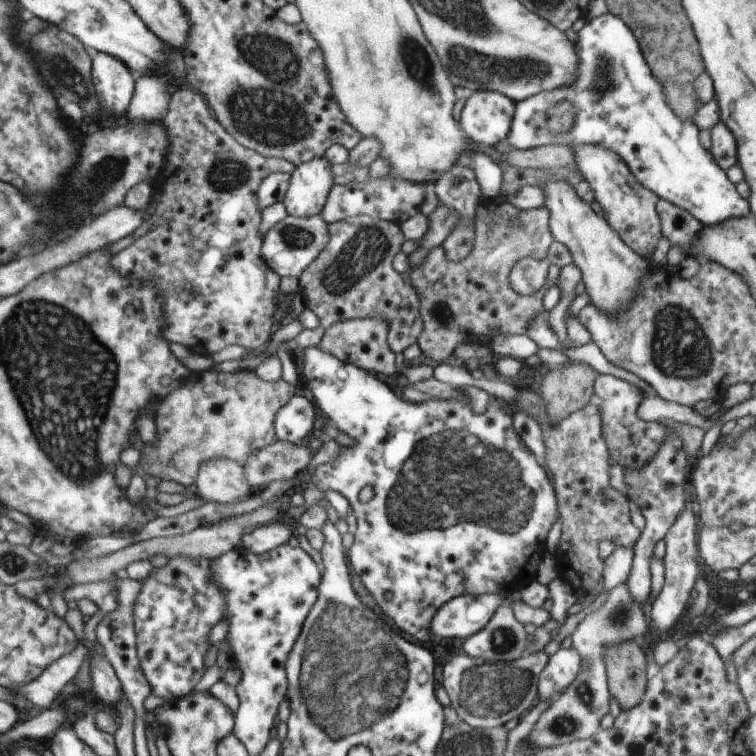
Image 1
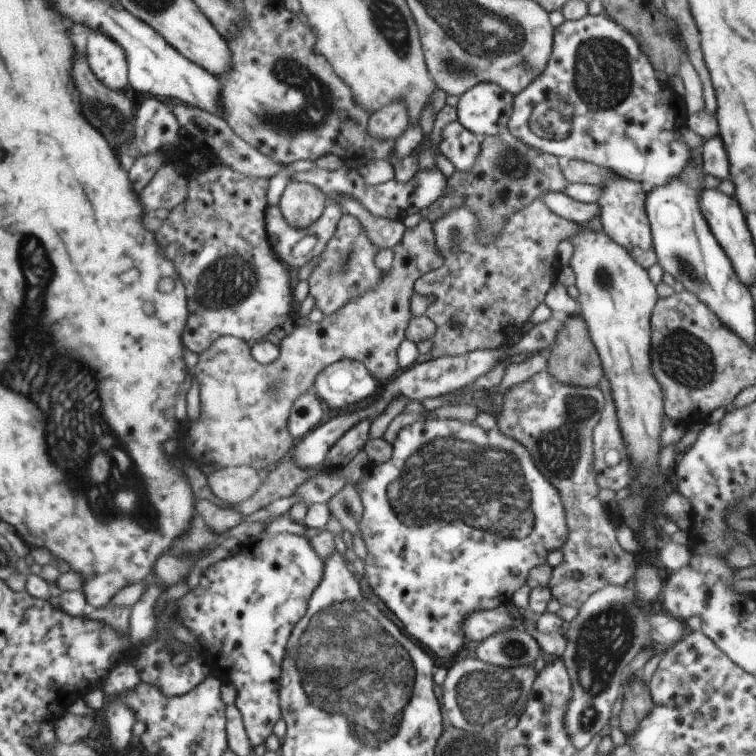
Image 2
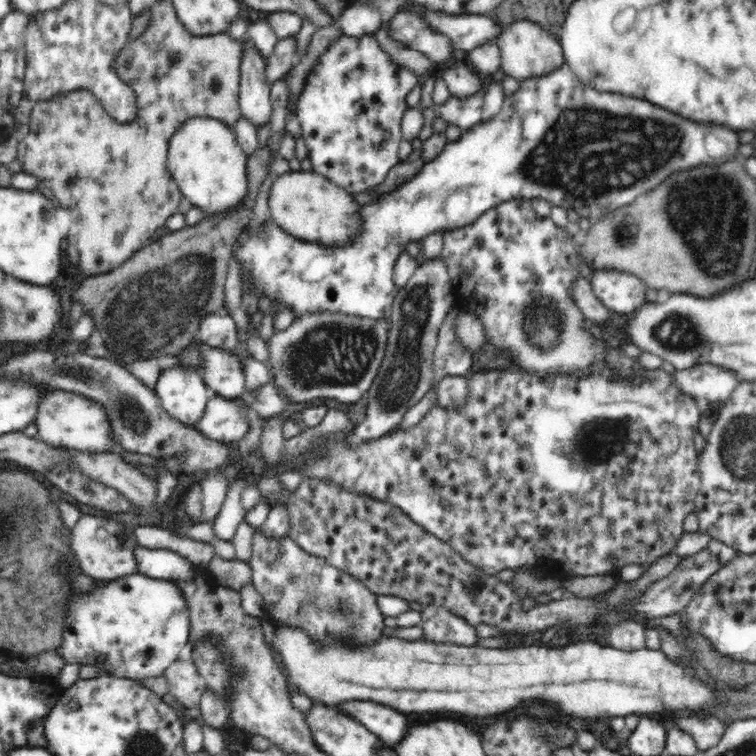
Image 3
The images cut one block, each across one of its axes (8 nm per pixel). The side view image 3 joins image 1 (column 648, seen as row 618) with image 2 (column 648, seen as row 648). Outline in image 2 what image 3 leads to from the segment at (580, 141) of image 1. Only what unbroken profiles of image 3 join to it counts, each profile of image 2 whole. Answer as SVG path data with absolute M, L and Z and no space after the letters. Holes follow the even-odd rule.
M587 13L585 16L574 21L564 20L556 27L557 38L552 38L553 58L548 58L549 66L544 66L545 74L541 74L541 78L533 79L523 90L516 94L516 98L513 101L512 116L509 117L508 132L520 138L521 142L526 142L537 150L555 155L556 157L563 156L570 162L587 161L588 163L593 163L613 171L617 176L629 179L630 181L649 182L654 187L667 184L673 178L680 177L684 166L691 161L691 150L689 150L688 145L679 136L679 128L683 128L683 122L686 122L686 120L683 120L685 114L679 112L679 108L675 104L675 96L665 88L666 84L661 84L655 78L653 68L649 64L648 54L643 54L639 50L639 46L635 44L635 40L627 32L621 30L621 25L609 21L605 15L590 15Z

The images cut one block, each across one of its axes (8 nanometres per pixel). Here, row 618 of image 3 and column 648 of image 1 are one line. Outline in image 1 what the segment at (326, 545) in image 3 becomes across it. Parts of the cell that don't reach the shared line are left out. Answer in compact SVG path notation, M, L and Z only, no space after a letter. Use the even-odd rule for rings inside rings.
M666 434L657 452L652 455L650 461L638 471L625 471L624 483L626 484L626 496L640 508L644 518L644 528L640 531L639 540L632 546L632 565L626 580L626 587L635 602L643 605L643 600L649 594L649 558L654 552L653 546L664 538L665 533L672 528L676 518L685 506L685 492L683 486L683 470L685 470L685 453L683 440L677 435Z

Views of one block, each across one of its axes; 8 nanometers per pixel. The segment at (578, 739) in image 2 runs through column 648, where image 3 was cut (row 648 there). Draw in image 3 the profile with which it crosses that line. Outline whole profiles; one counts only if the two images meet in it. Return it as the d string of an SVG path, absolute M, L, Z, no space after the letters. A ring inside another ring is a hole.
M623 619L618 624L605 626L609 646L621 651L637 651L646 647L645 628L633 620Z

